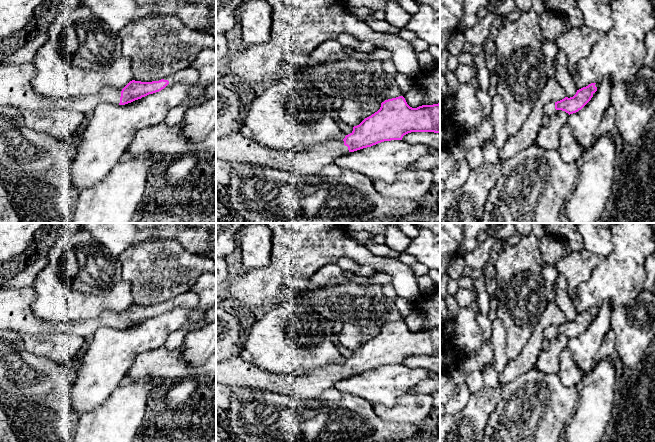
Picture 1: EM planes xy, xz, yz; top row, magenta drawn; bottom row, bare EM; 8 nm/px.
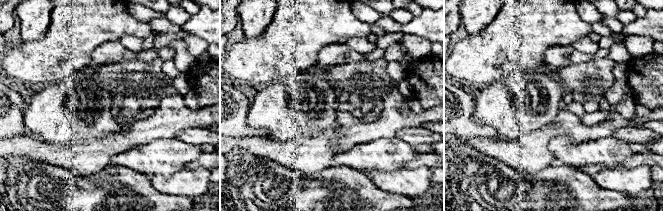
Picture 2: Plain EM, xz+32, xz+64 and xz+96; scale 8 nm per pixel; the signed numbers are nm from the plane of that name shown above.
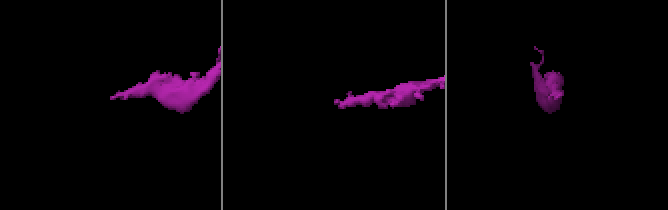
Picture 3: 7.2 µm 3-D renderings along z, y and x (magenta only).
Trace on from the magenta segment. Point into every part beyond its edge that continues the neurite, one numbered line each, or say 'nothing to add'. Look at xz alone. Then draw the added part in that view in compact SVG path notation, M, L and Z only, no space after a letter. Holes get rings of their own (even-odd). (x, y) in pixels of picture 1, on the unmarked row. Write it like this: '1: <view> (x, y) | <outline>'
1: xz (233, 372) | M231 356L226 360L216 361L216 381L220 384L230 388L237 387L268 391L296 397L300 400L318 399L325 390L332 388L338 380L348 377L348 371L344 369L343 364L339 363L327 364L306 373L276 375L261 369L254 363L244 361L239 356Z

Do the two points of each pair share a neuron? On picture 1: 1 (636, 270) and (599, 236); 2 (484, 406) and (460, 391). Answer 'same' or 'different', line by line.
1: different
2: different

